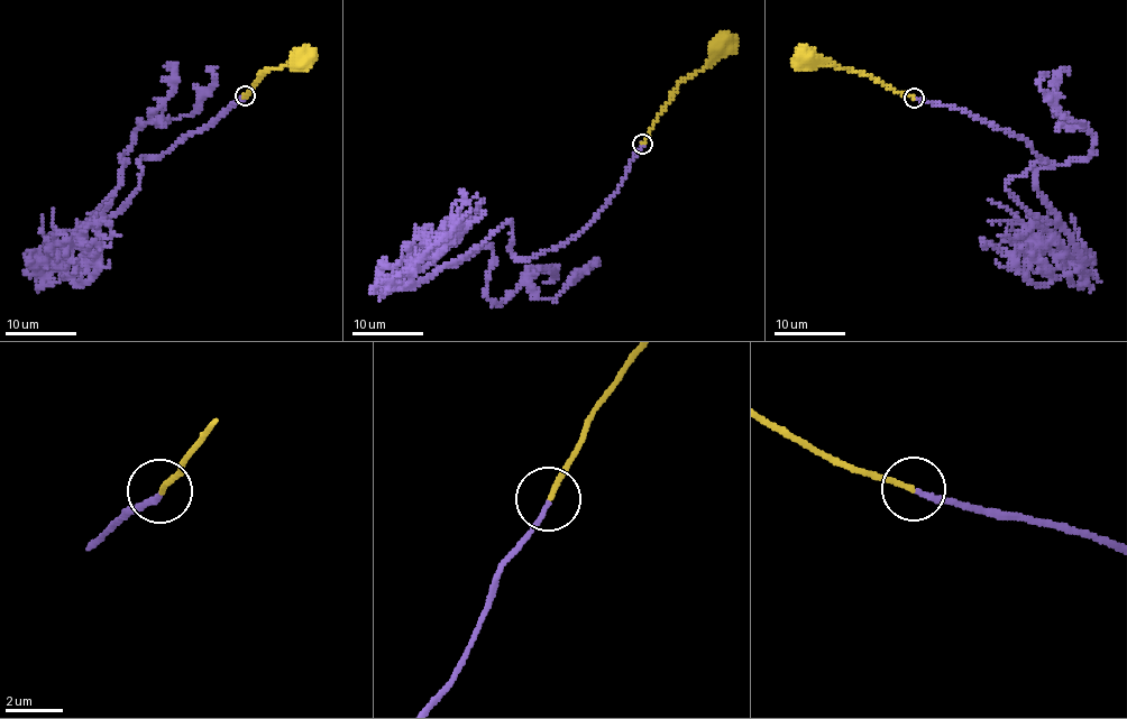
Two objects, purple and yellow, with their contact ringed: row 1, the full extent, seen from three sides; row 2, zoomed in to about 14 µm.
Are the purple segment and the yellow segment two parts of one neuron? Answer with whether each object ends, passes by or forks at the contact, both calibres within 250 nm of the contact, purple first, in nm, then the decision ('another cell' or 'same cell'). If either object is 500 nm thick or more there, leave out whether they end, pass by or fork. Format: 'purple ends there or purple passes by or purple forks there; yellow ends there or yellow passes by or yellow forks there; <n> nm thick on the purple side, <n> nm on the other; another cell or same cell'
purple ends there; yellow ends there; 170 nm thick on the purple side, 180 nm on the other; same cell

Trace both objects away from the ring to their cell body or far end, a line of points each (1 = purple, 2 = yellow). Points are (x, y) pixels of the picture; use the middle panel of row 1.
1: (642, 144), (567, 242), (518, 258), (507, 221), (455, 264), (491, 247), (497, 304), (588, 269)
2: (642, 144), (676, 85), (705, 64), (711, 45), (716, 39), (721, 42)

